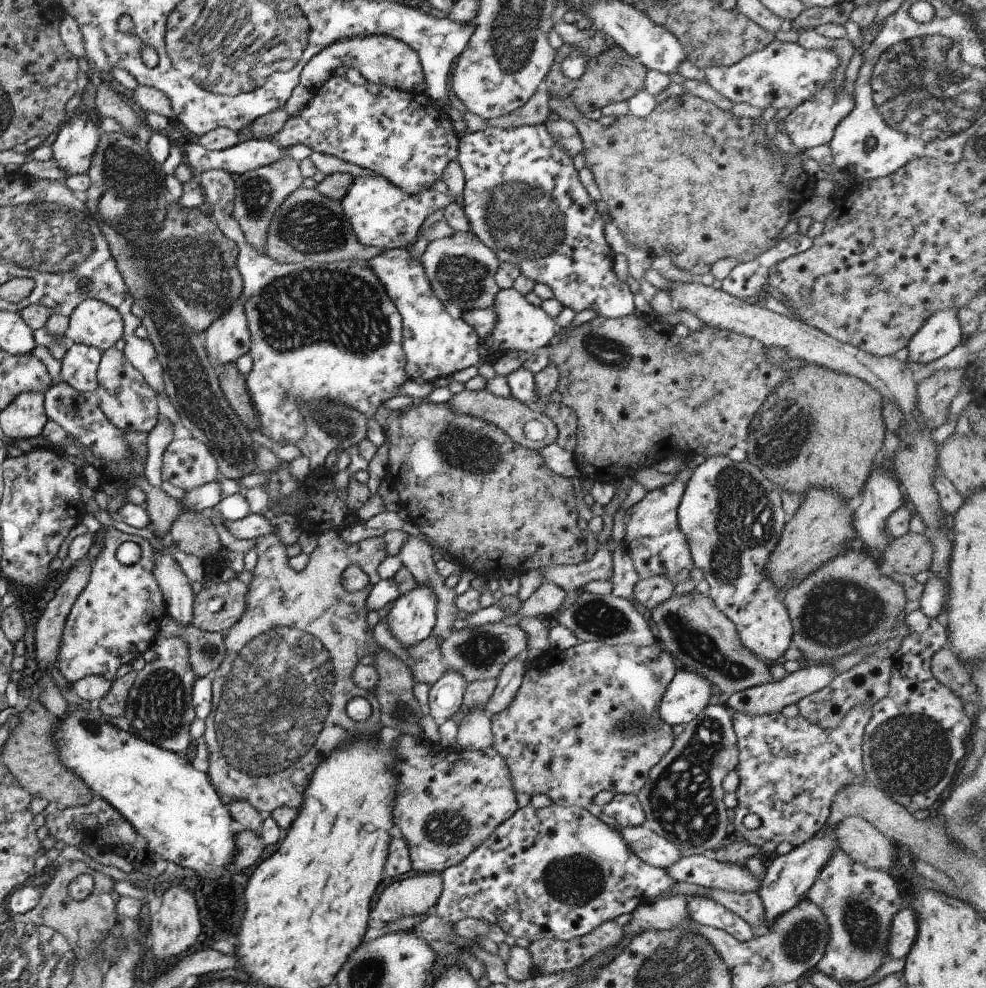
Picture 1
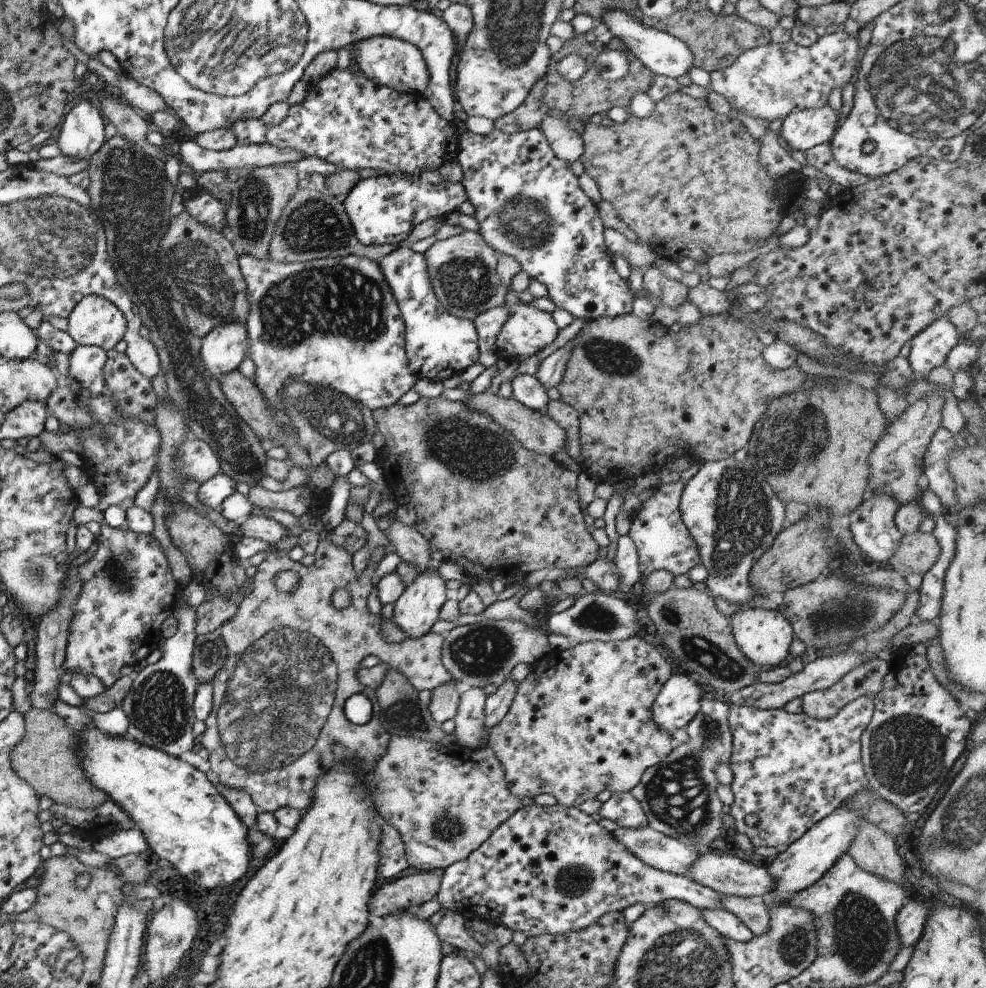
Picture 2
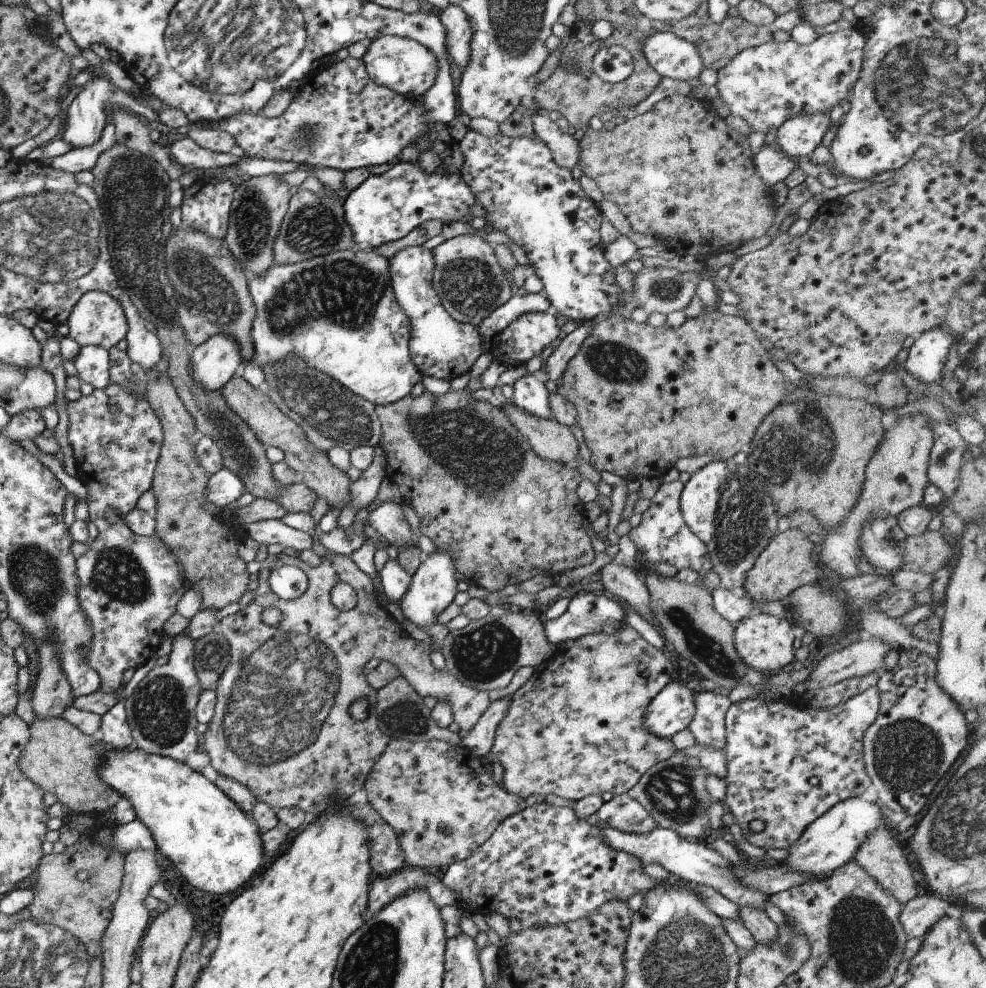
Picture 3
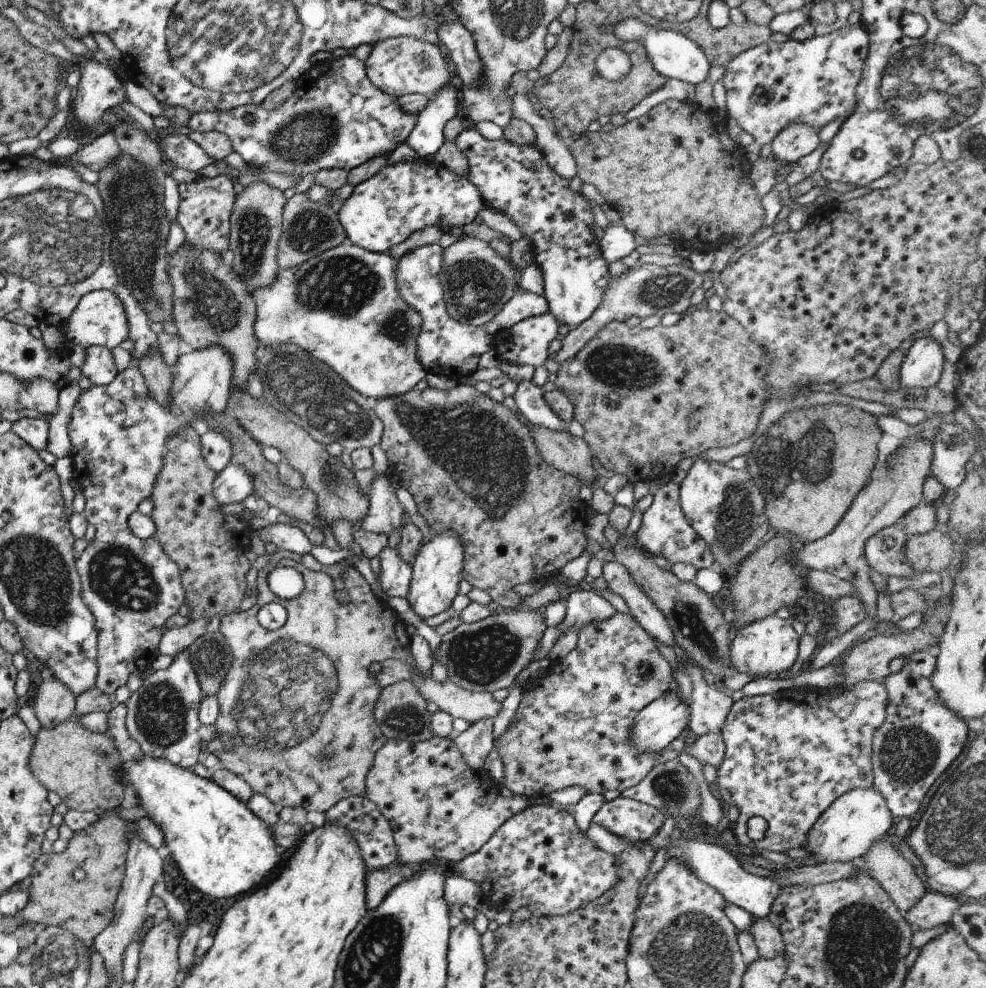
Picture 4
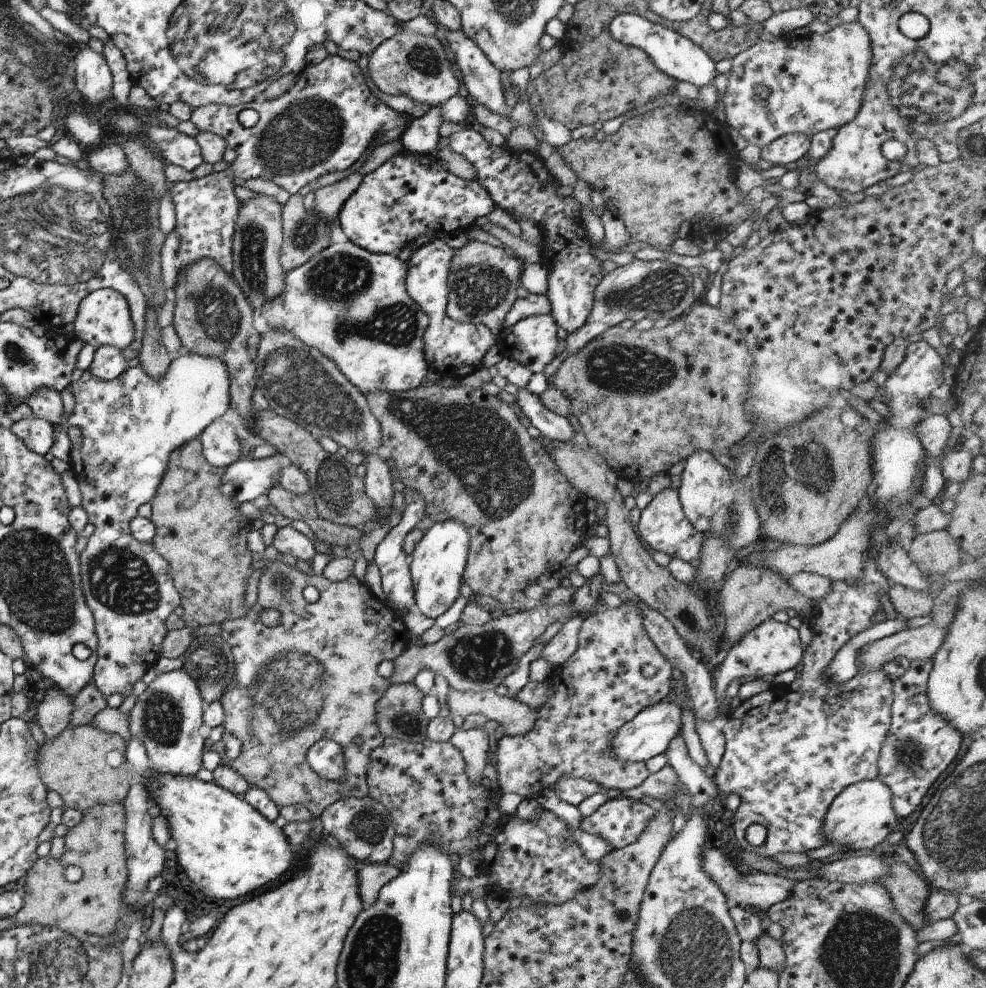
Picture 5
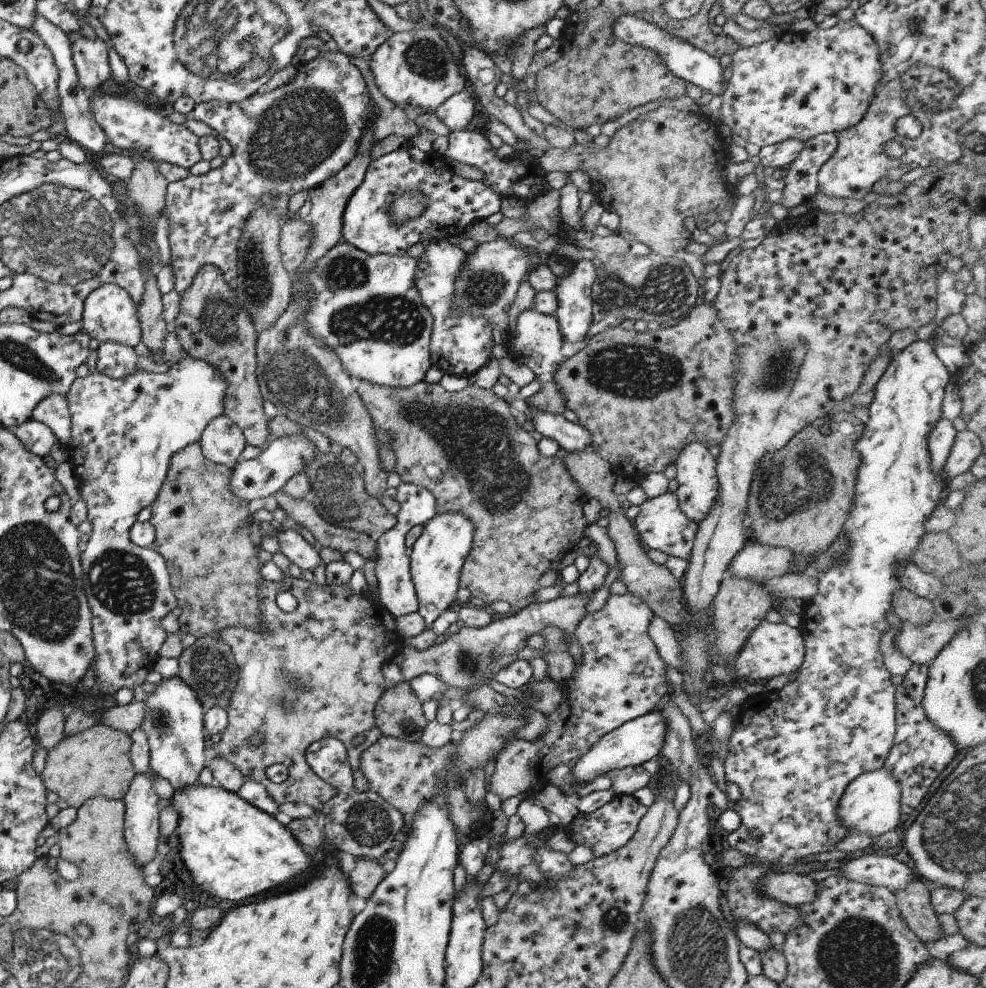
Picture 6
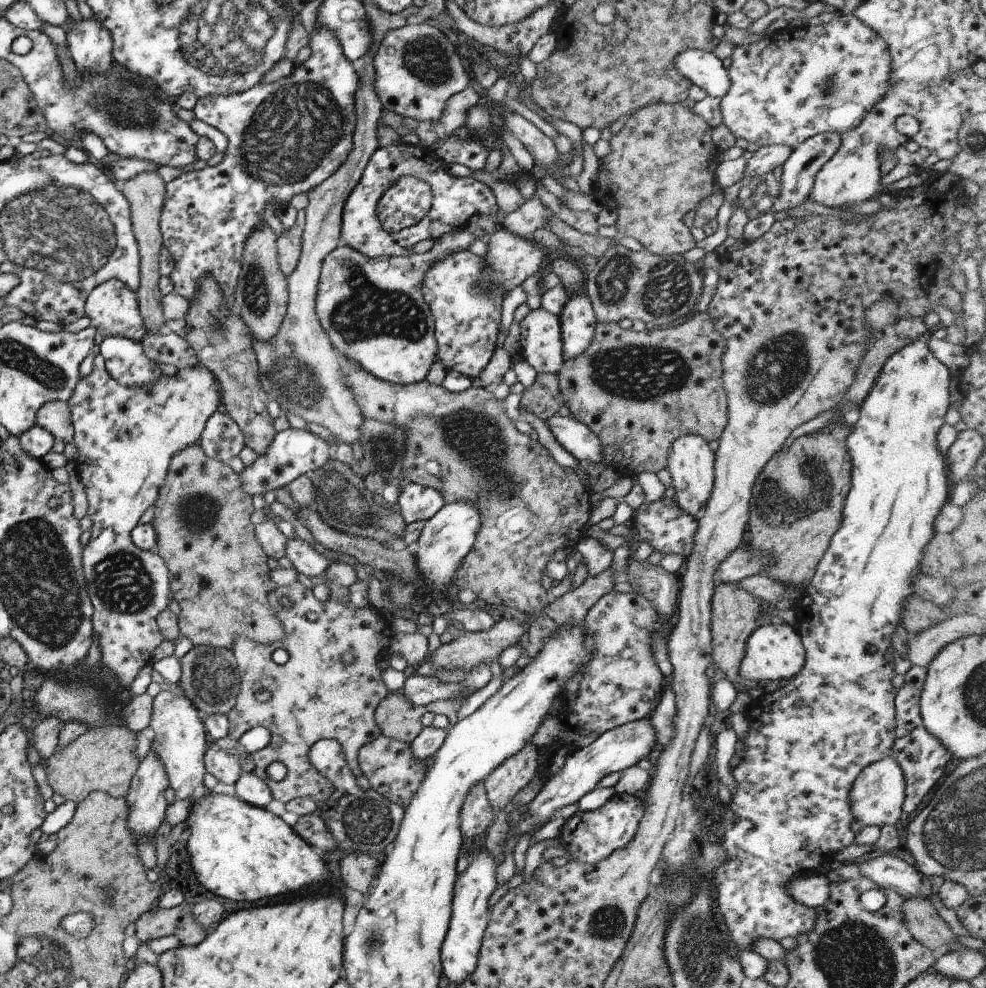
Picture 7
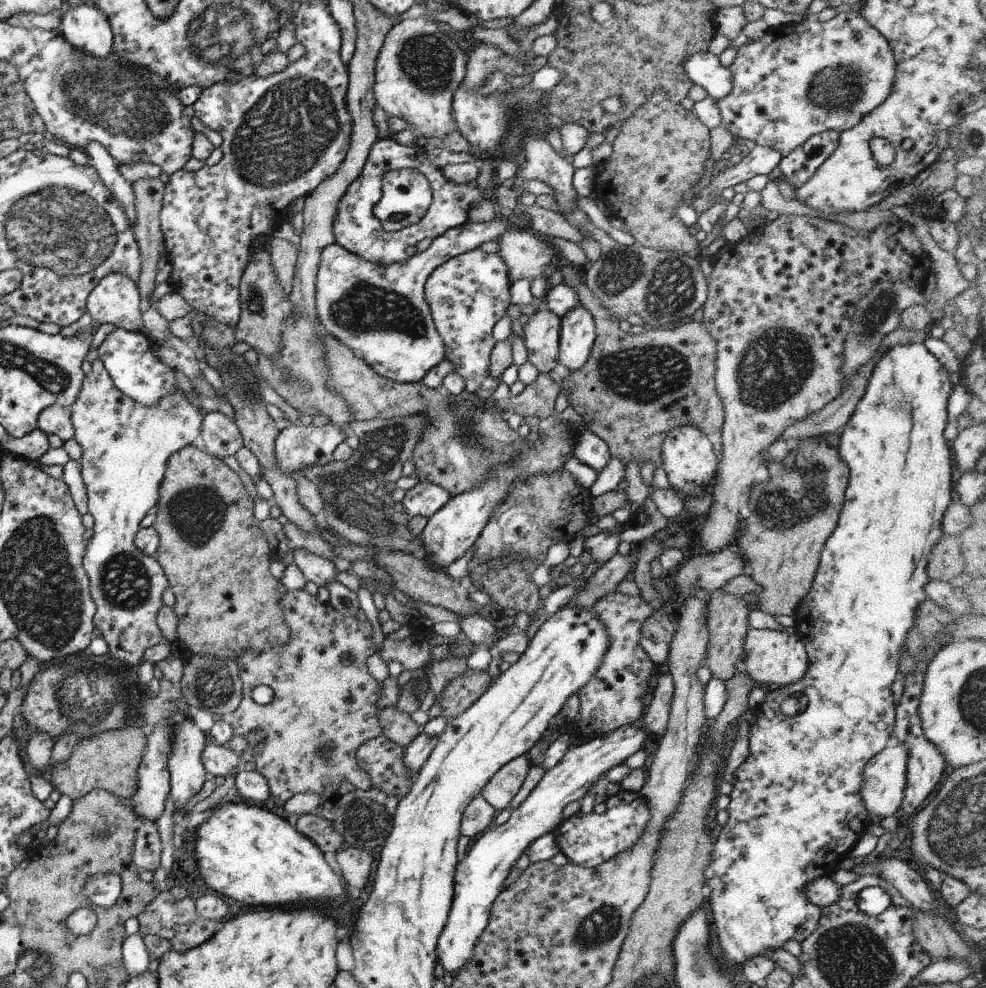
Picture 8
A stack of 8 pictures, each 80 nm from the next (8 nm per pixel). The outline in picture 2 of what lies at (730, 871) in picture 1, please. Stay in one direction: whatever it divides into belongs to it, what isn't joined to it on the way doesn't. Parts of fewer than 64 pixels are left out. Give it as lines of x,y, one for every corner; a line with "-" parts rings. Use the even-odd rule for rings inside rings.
716,849
701,851
700,855
686,868
683,877
691,879
701,886
709,887
718,894
738,897
758,896
764,898
774,883
759,862
744,861
735,851
727,855
720,855

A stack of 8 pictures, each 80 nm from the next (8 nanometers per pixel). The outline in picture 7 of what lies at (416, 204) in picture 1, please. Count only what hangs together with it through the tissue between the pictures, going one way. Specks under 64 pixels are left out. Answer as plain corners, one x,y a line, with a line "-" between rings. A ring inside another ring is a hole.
397,142
389,146
378,146
365,166
359,182
353,186
343,204
341,212
341,227
338,245
347,246
367,259
391,258
391,256
410,256
417,242
433,241
449,234
455,229
464,229
467,220
473,214
494,216
498,210
493,194
489,188
473,178
455,178
451,176
448,165
436,157
433,150
-
415,175
423,180
431,190
432,202
429,211
420,222
406,227
399,232
385,232
375,214
375,206
383,197
385,190
399,176

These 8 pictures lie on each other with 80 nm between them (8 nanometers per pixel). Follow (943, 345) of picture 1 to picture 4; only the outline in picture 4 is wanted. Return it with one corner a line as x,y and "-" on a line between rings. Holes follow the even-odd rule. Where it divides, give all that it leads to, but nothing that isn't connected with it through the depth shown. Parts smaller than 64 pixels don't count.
927,335
913,341
900,364
900,388
911,391
914,385
933,385
943,368
941,345

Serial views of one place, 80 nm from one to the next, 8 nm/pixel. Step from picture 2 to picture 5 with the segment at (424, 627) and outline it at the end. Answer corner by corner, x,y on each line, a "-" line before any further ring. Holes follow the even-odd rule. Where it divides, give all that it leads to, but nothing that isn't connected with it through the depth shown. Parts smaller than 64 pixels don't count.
454,520
433,523
410,554
408,567
412,580
414,609
427,618
443,614
459,596
458,587
466,563
470,536
466,528

